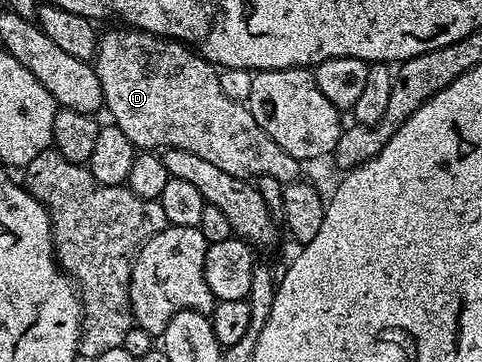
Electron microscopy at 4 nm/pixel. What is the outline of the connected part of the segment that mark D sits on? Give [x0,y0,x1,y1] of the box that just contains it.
[92,29,303,185]

